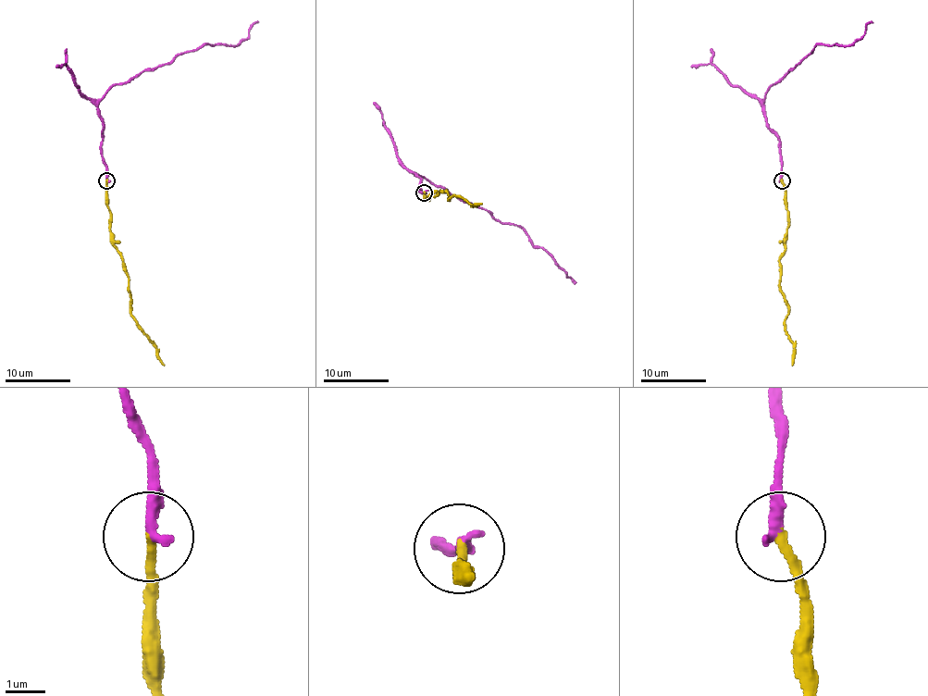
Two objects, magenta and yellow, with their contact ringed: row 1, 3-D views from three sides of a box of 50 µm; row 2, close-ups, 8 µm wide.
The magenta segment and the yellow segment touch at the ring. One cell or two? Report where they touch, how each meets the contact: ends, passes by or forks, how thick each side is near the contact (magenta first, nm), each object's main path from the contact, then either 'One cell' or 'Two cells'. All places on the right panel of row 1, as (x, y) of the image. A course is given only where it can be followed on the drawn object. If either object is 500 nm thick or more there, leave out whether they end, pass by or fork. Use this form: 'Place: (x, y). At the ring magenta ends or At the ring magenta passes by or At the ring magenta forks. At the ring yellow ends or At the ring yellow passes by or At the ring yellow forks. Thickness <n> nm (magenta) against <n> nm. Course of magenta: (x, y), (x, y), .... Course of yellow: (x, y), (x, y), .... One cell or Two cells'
Place: (782, 180). At the ring magenta ends. At the ring yellow ends. Thickness 340 nm (magenta) against 240 nm. Course of magenta: (782, 180), (780, 139), (769, 126), (764, 110), (765, 92), (818, 44), (852, 44), (872, 22). Course of yellow: (782, 180), (788, 211), (786, 237), (780, 256), (780, 292), (788, 315), (785, 333), (793, 344), (792, 366). One cell

